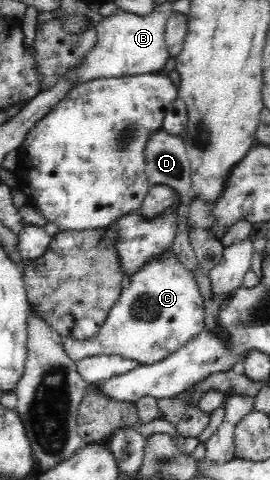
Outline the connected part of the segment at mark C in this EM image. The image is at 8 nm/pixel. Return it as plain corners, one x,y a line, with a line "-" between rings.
174,254
164,260
146,264
129,283
125,283
122,296
108,313
102,328
92,339
63,339
66,356
75,363
88,356
118,355
136,360
140,365
152,365
177,351
189,340
205,330
206,300
196,280

